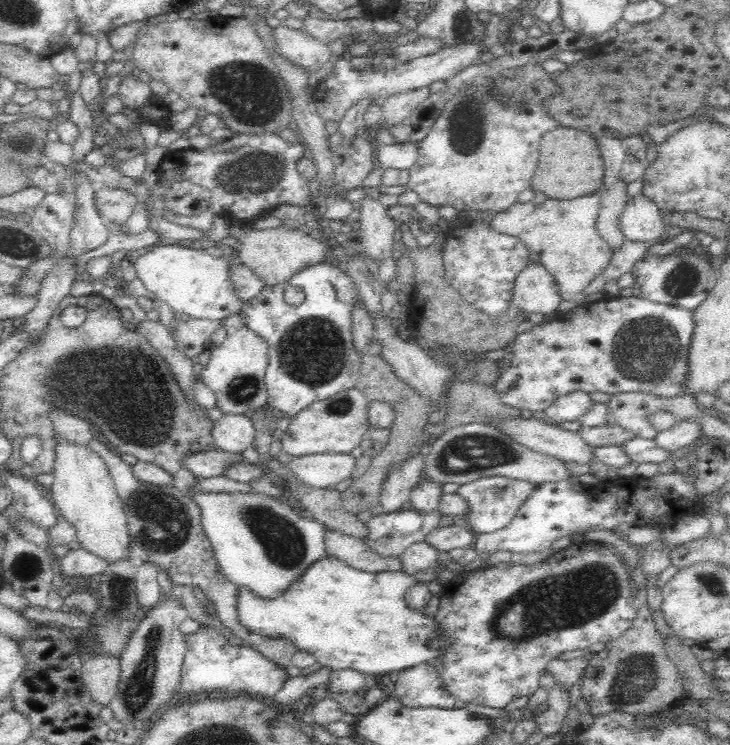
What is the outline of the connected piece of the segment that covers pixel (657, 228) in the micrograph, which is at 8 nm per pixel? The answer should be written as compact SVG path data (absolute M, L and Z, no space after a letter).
M640 192L629 196L620 218L624 238L650 240L662 234L666 216L656 206L656 201Z

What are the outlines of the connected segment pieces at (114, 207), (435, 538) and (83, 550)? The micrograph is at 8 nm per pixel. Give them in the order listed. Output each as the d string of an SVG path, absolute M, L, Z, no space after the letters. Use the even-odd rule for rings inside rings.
M102 185L96 188L93 202L106 216L124 222L136 206L137 193L126 187Z
M448 524L432 529L426 536L426 541L430 541L438 550L449 551L453 548L472 547L476 540L476 532L471 526L458 526L458 524Z
M82 544L80 548L70 549L61 558L62 571L83 576L104 572L109 562L106 555L100 555Z

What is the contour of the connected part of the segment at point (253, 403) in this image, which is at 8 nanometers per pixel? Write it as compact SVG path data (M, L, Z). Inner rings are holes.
M236 316L228 318L221 325L226 329L226 337L215 350L211 350L208 365L202 370L202 380L208 387L208 391L210 390L216 395L216 405L220 406L225 414L250 414L250 412L267 405L267 385L265 379L270 363L268 339L255 330L250 330Z

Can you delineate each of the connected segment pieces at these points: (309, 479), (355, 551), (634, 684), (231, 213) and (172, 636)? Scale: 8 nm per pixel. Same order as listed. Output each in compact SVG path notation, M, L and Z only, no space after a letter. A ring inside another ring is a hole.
M324 453L294 457L289 463L292 474L312 485L324 488L351 477L356 464L352 453Z
M328 529L325 543L328 556L335 556L352 568L372 573L388 571L406 573L406 565L401 556L384 556L372 550L366 539Z
M635 592L631 600L637 612L634 620L619 638L593 654L582 674L581 696L587 700L593 715L608 711L658 713L664 708L677 706L678 698L685 690L675 666L666 656L664 640L656 628L646 592Z
M276 131L259 133L236 133L206 150L188 148L182 151L168 151L159 166L158 173L168 179L189 180L208 188L211 192L210 205L198 216L168 215L166 220L200 230L210 230L214 215L228 216L234 220L256 220L278 201L310 207L312 183L302 177L298 170L301 158L308 154L301 138L293 142L282 139Z
M177 599L169 602L161 600L149 610L146 618L139 622L132 638L120 652L122 674L116 696L111 698L109 705L114 717L126 726L131 726L134 719L145 723L150 721L156 709L171 700L174 690L180 689L186 646L178 626L187 616L186 609Z

